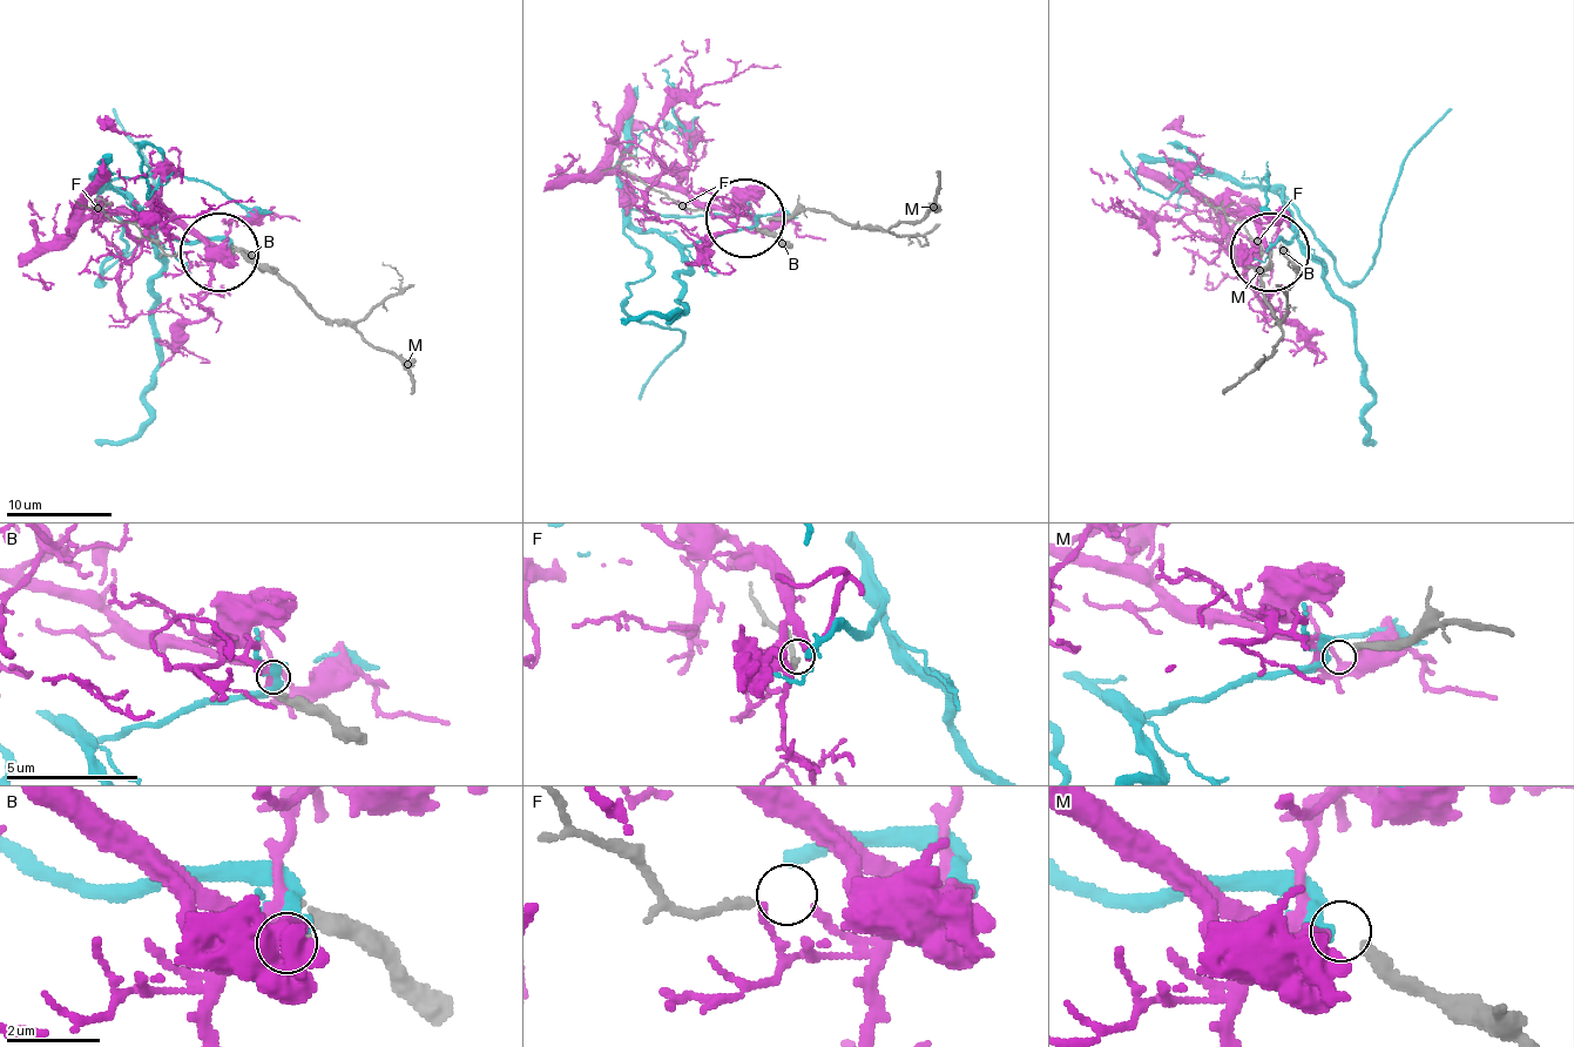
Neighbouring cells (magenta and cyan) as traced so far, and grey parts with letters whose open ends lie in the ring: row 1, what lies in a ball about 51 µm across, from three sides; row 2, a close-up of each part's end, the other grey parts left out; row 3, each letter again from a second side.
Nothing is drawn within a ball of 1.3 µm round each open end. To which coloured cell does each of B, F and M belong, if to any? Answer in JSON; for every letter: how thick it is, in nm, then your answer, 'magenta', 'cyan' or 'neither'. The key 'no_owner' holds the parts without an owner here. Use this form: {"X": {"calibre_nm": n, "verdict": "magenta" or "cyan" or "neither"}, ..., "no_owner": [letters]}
{"B": {"calibre_nm": 260, "verdict": "magenta"}, "F": {"calibre_nm": 180, "verdict": "neither"}, "M": {"calibre_nm": 260, "verdict": "cyan"}, "no_owner": ["F"]}

